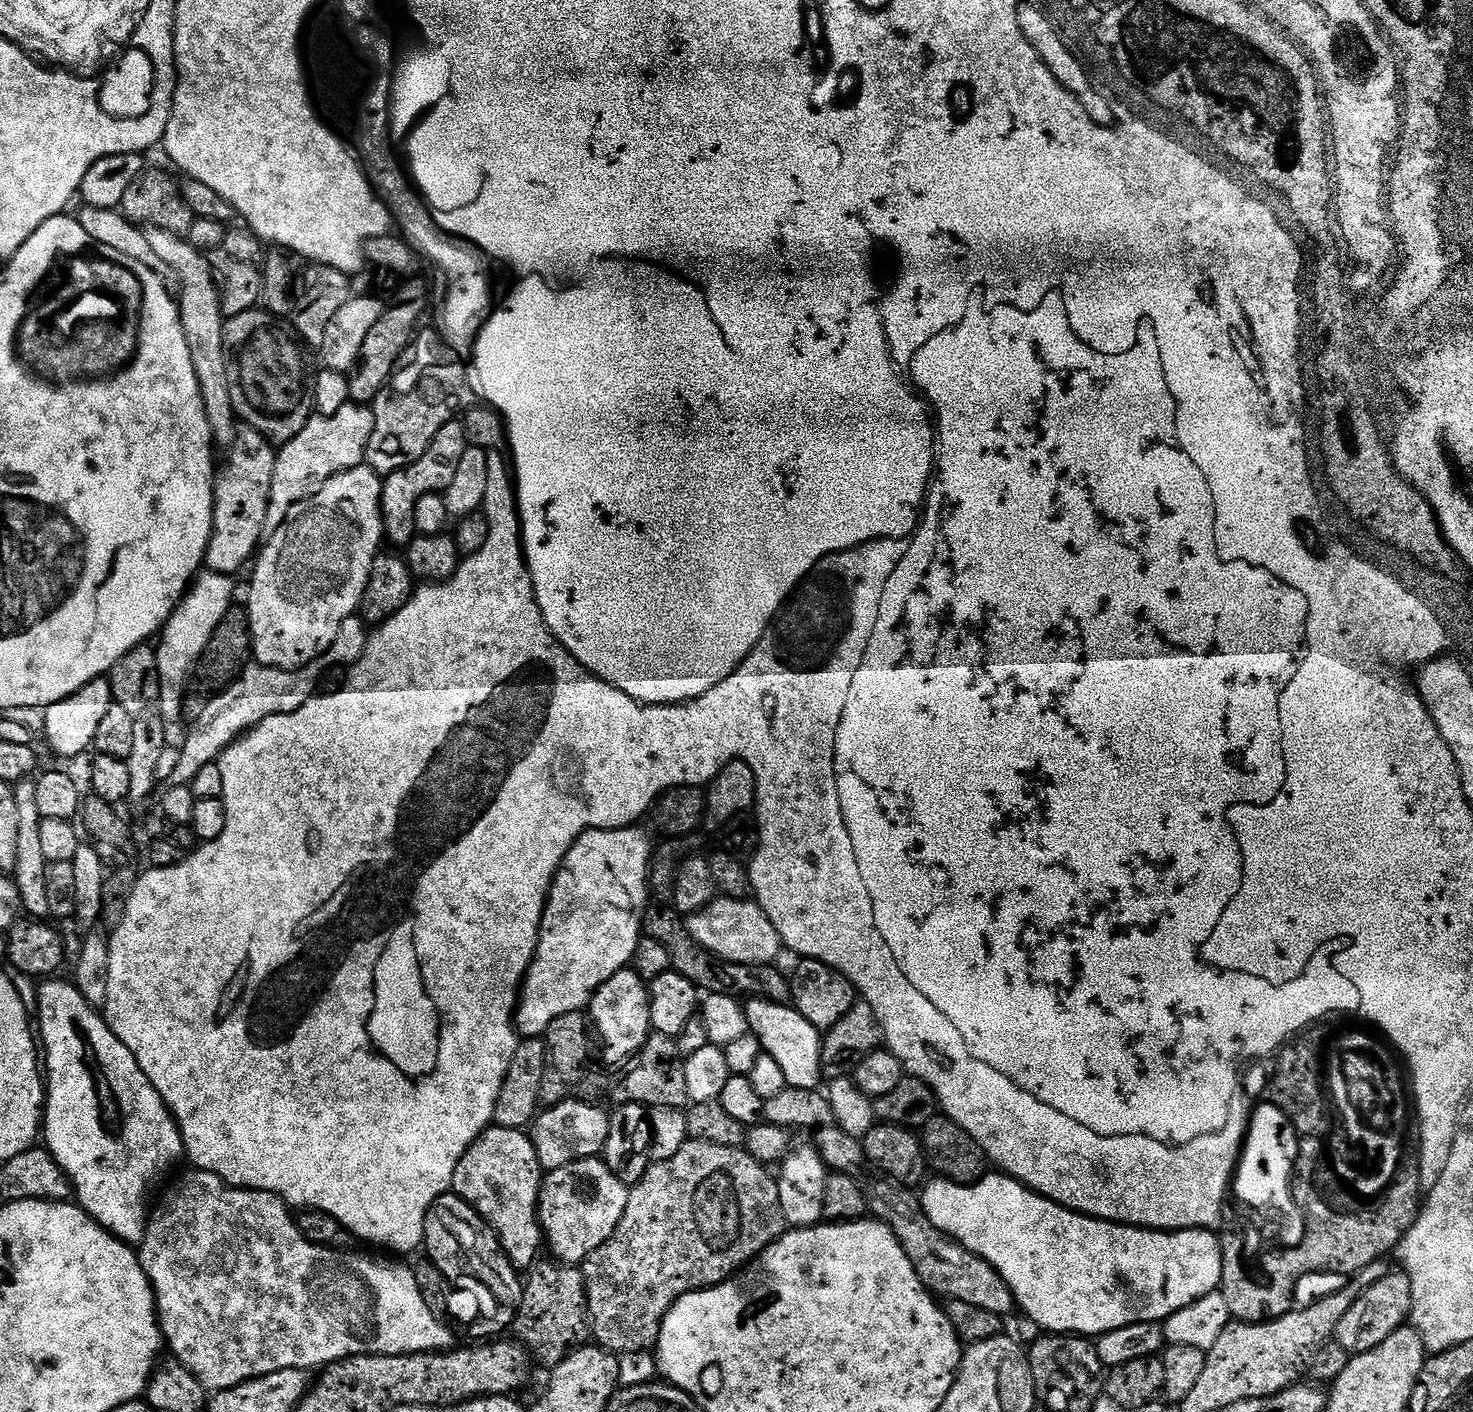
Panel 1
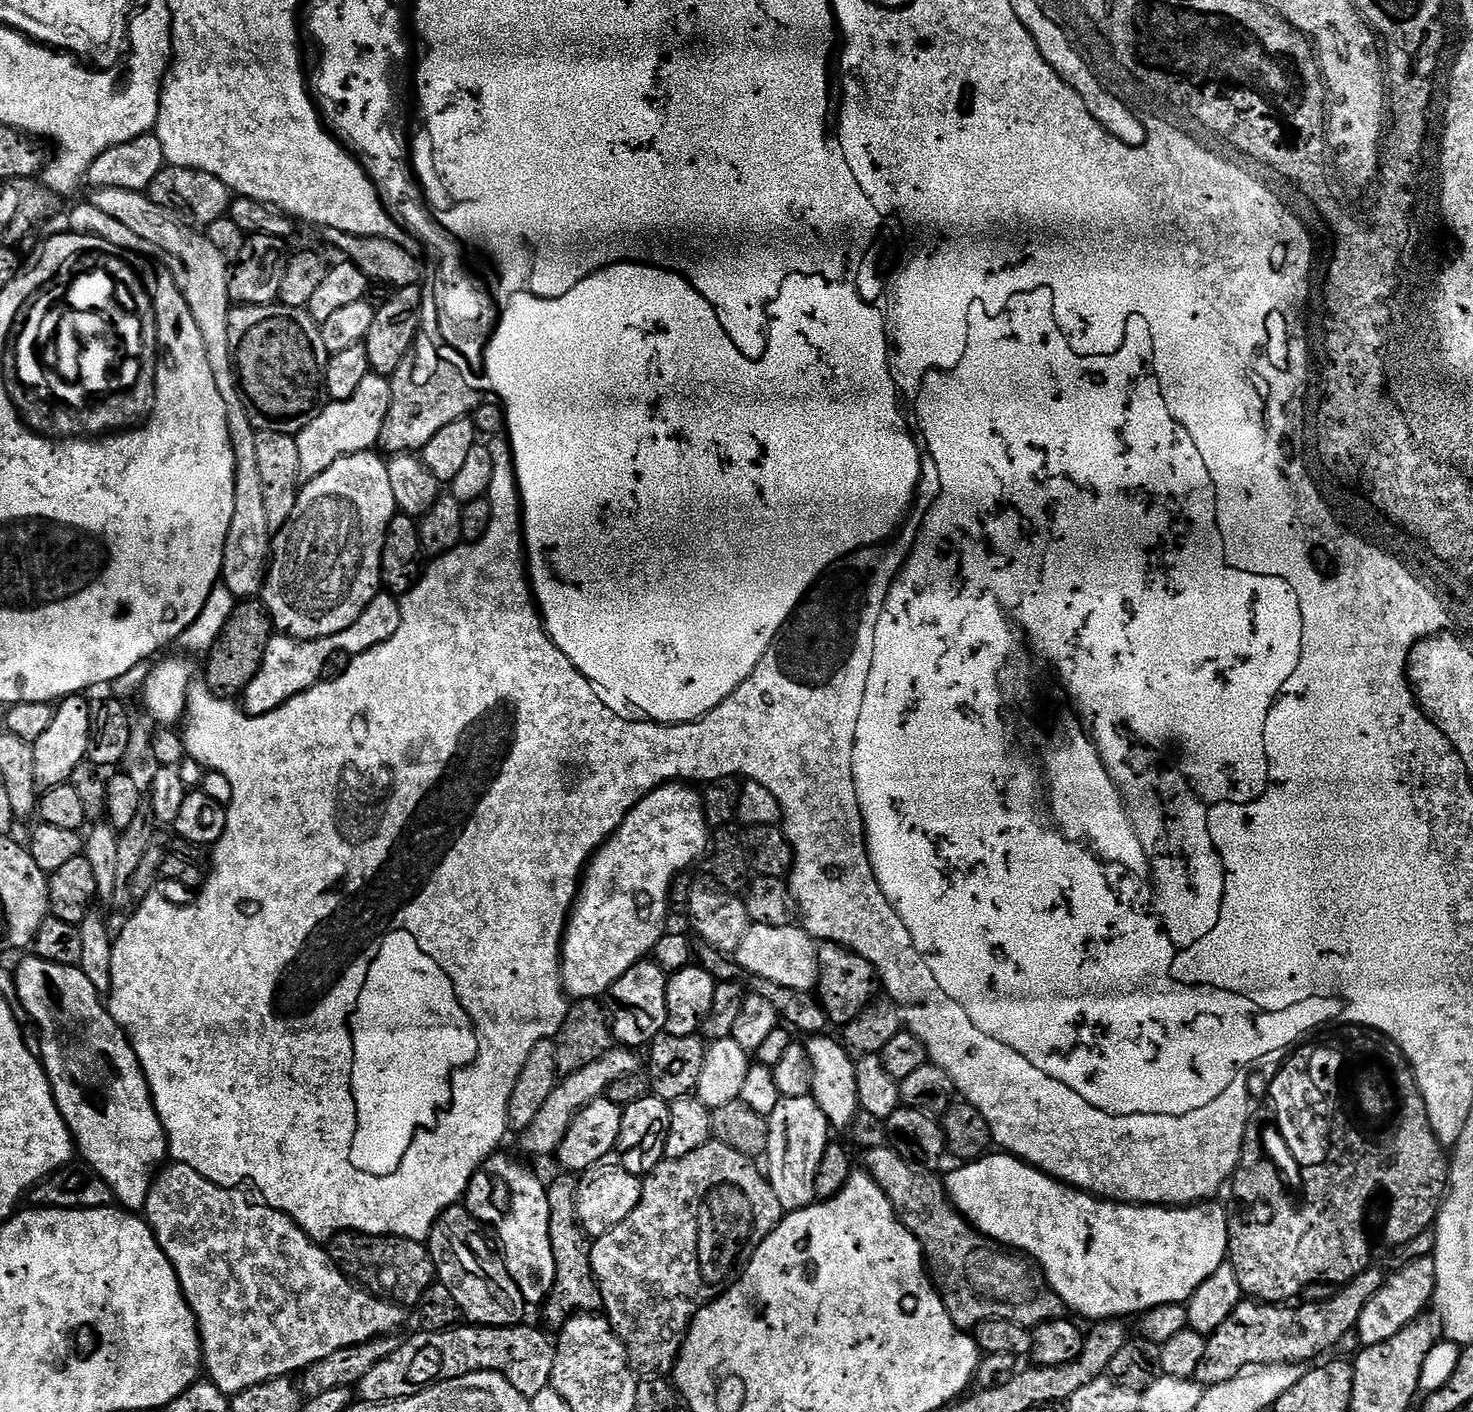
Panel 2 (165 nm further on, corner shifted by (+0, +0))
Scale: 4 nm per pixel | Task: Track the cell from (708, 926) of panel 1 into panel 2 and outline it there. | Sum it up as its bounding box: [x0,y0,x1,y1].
[734,923,818,992]

